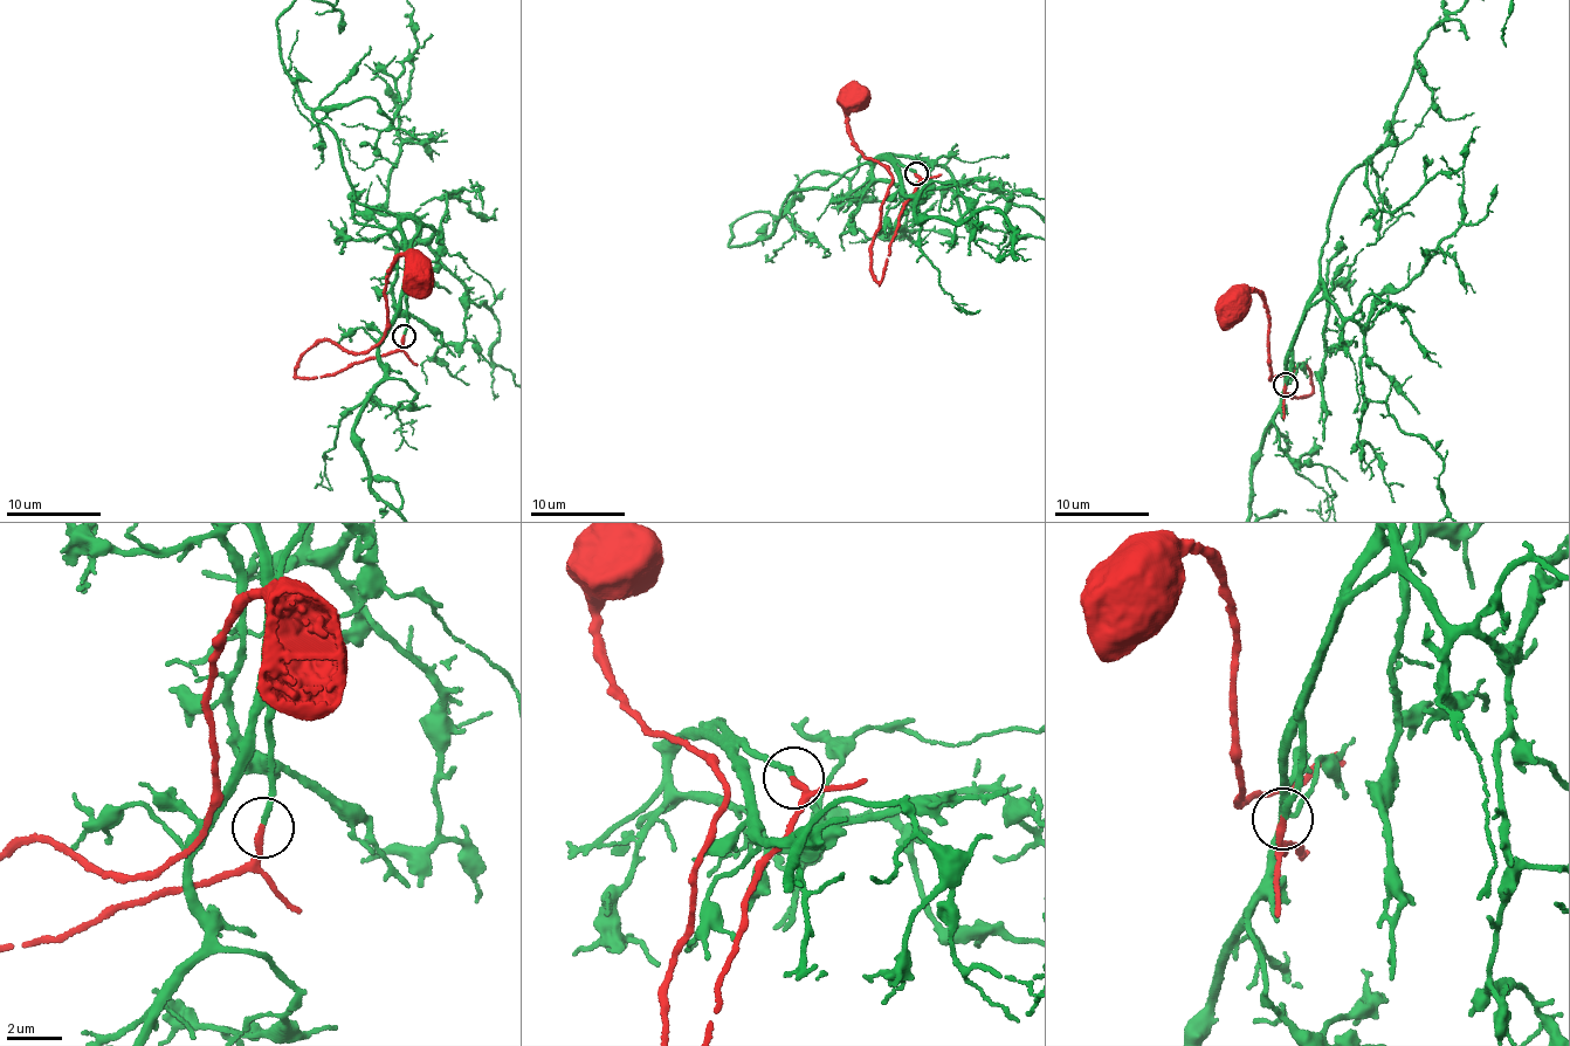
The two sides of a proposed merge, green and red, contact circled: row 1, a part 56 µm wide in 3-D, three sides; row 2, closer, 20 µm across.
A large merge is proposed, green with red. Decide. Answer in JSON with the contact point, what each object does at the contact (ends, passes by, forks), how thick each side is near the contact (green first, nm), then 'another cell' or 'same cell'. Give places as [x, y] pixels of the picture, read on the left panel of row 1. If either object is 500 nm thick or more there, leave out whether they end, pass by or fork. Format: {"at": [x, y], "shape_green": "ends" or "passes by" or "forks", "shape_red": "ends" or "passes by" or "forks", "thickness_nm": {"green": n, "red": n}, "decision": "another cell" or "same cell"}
{"at": [404, 336], "shape_green": "ends", "shape_red": "ends", "thickness_nm": {"green": 200, "red": 260}, "decision": "same cell"}

